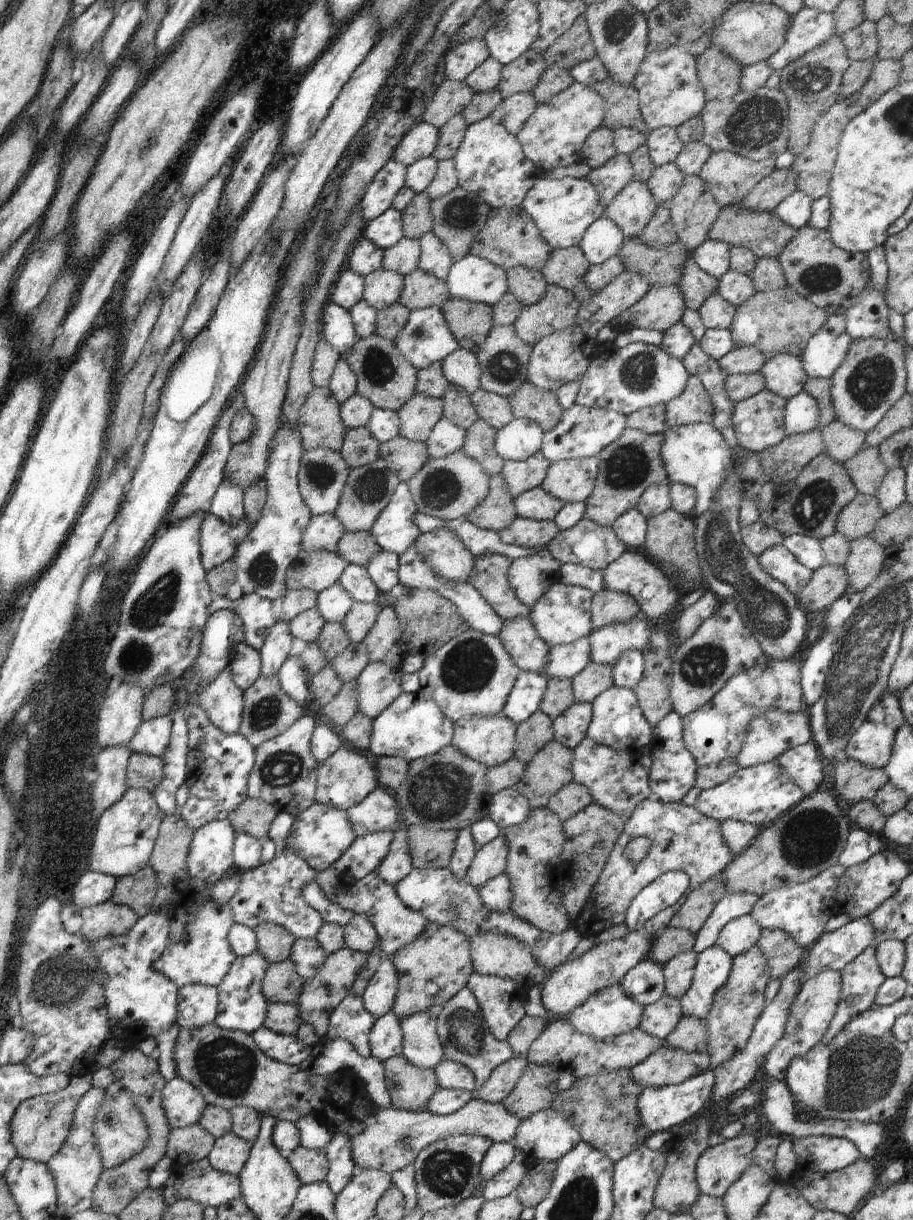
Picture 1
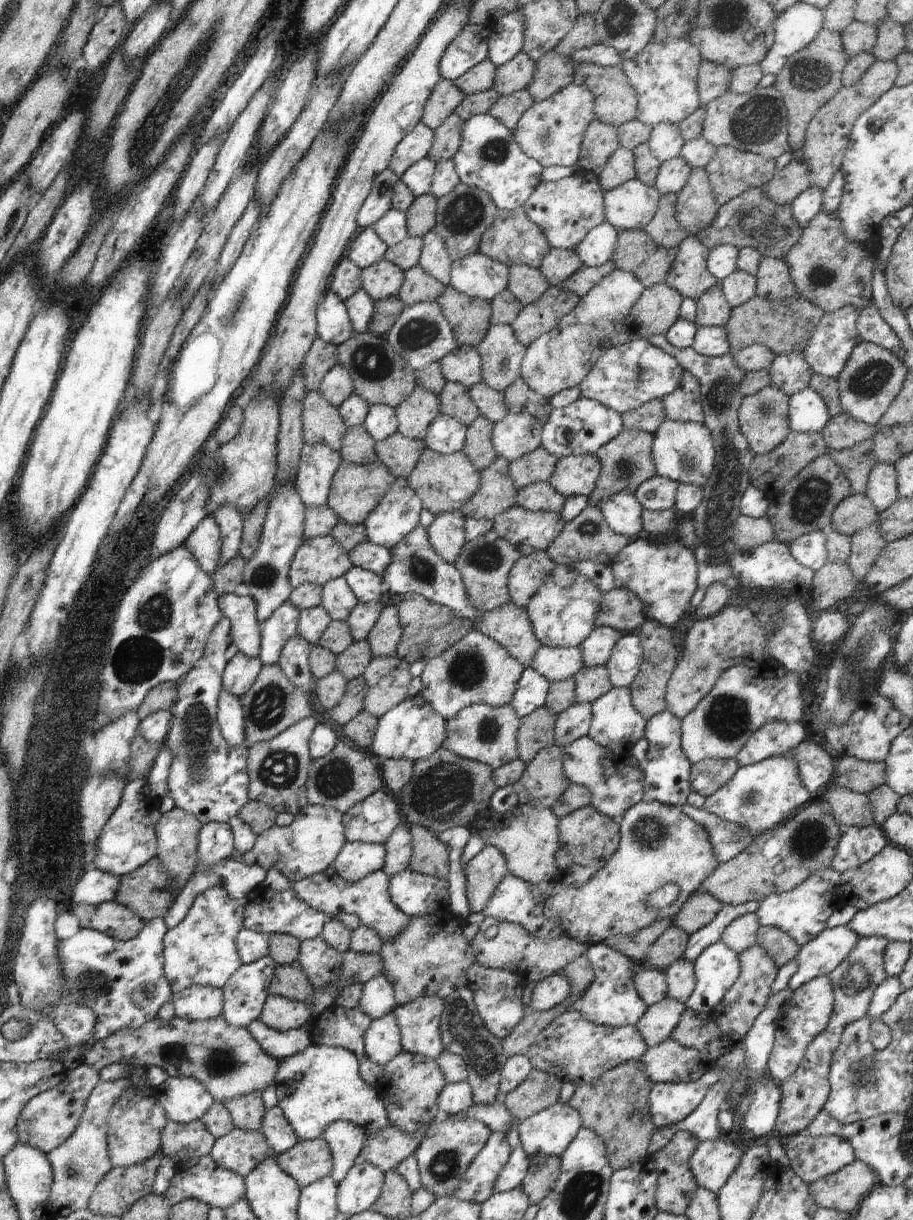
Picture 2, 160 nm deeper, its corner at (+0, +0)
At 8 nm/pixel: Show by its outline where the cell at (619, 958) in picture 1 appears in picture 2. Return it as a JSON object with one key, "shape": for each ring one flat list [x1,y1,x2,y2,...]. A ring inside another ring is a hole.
{"shape":[[554,973,547,976,544,980,537,983,531,994,529,1008,525,1012,545,1011,554,1008,554,1005,560,1004,570,994,570,985,568,979,561,973]]}

